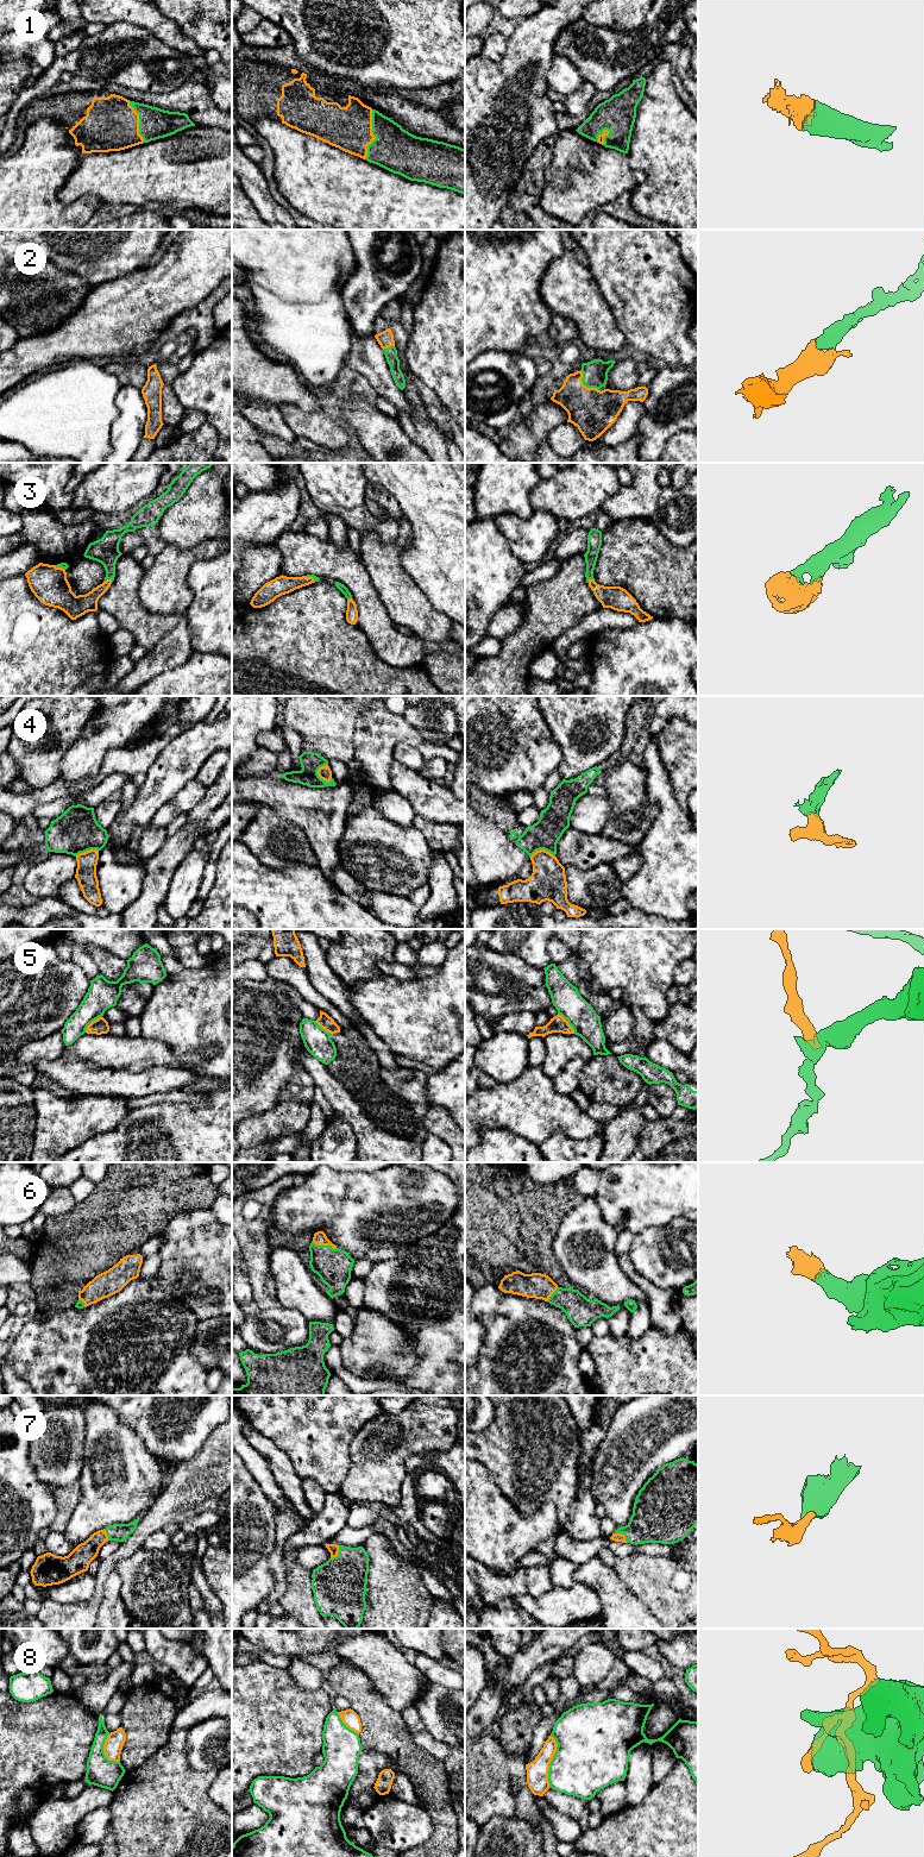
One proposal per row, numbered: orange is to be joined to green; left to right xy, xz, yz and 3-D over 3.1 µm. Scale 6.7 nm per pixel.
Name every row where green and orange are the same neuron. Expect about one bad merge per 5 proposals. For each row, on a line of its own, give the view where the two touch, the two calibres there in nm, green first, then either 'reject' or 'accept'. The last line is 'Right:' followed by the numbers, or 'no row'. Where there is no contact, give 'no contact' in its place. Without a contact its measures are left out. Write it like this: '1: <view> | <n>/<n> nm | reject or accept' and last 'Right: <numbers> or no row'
1: xz | 300/300 nm | accept
2: yz | 180/300 nm | accept
3: xy | 180/130 nm | accept
4: xz | 140/90 nm | accept
5: yz | 190/110 nm | reject
6: xz | 240/90 nm | accept
7: xz | 360/70 nm | accept
8: yz | 440/140 nm | reject
Right: 1, 2, 3, 4, 6, 7

